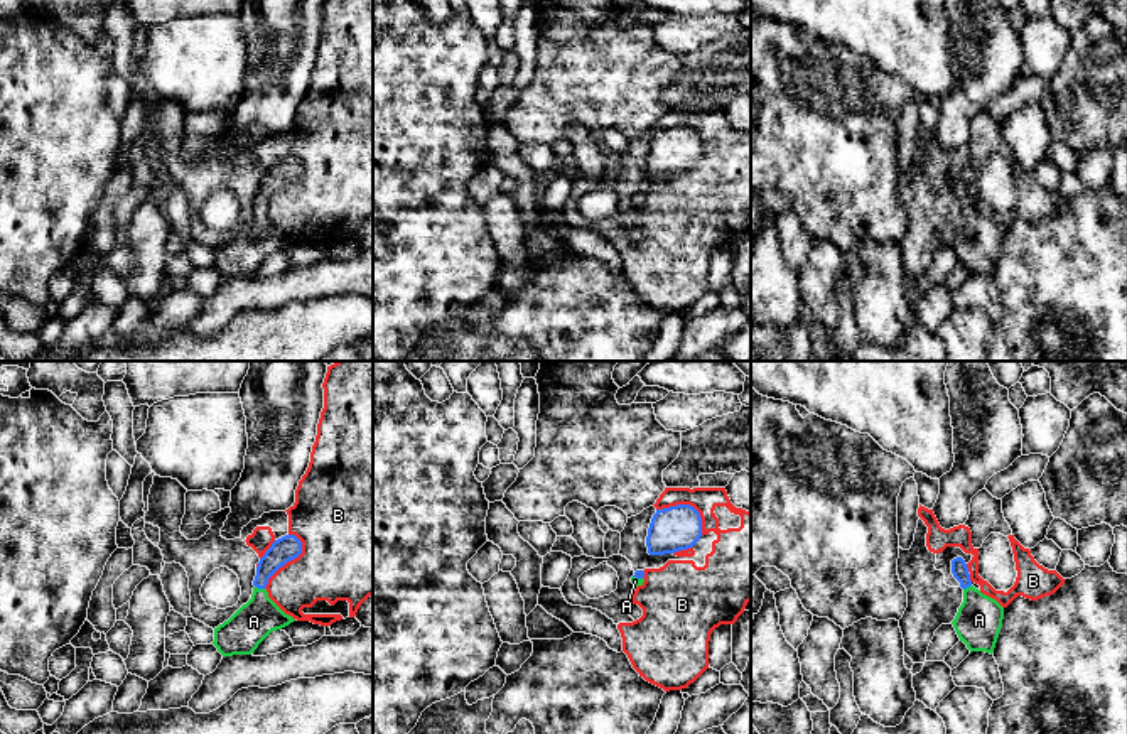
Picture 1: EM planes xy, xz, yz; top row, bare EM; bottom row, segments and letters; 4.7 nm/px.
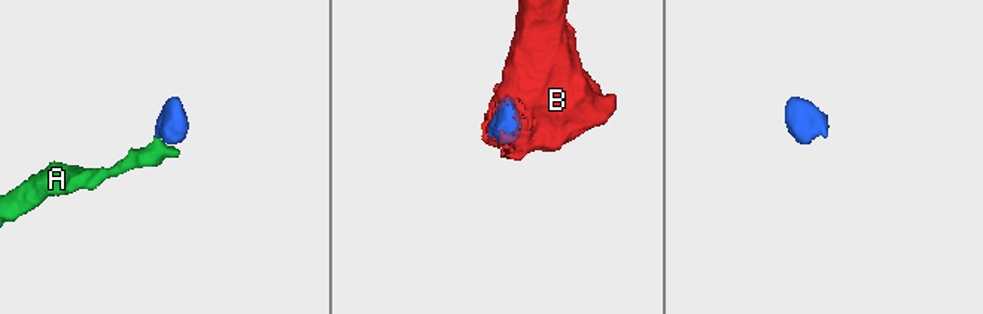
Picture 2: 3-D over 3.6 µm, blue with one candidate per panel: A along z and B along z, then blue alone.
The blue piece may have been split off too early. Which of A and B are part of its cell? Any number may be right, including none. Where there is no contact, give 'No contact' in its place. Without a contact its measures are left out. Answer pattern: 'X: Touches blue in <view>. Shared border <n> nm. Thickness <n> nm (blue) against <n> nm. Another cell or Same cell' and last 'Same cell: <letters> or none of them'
A: Touches blue in xy. Shared border 50 nm. Thickness 120 nm (blue) against 190 nm. Same cell
B: Touches blue in xy. Shared border 300 nm. Thickness 120 nm (blue) against 380 nm. Another cell
Same cell: A

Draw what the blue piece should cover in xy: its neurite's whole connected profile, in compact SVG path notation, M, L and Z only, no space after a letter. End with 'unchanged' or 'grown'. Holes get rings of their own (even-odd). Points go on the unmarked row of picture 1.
M295 157L275 162L265 174L256 189L251 221L228 243L214 250L213 267L223 278L251 277L272 253L295 243L268 219L265 209L280 189L300 175L302 164Z; grown

